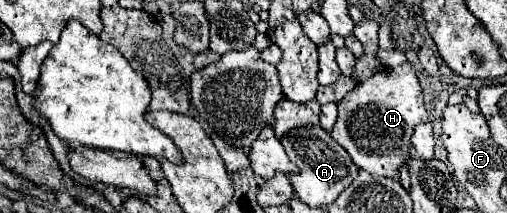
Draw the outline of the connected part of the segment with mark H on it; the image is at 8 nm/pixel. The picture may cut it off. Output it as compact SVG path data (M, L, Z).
M407 64L385 68L373 78L357 84L337 106L339 116L331 130L333 140L349 152L351 160L361 170L373 176L399 180L399 168L409 160L413 128L421 122L429 122L415 70Z

